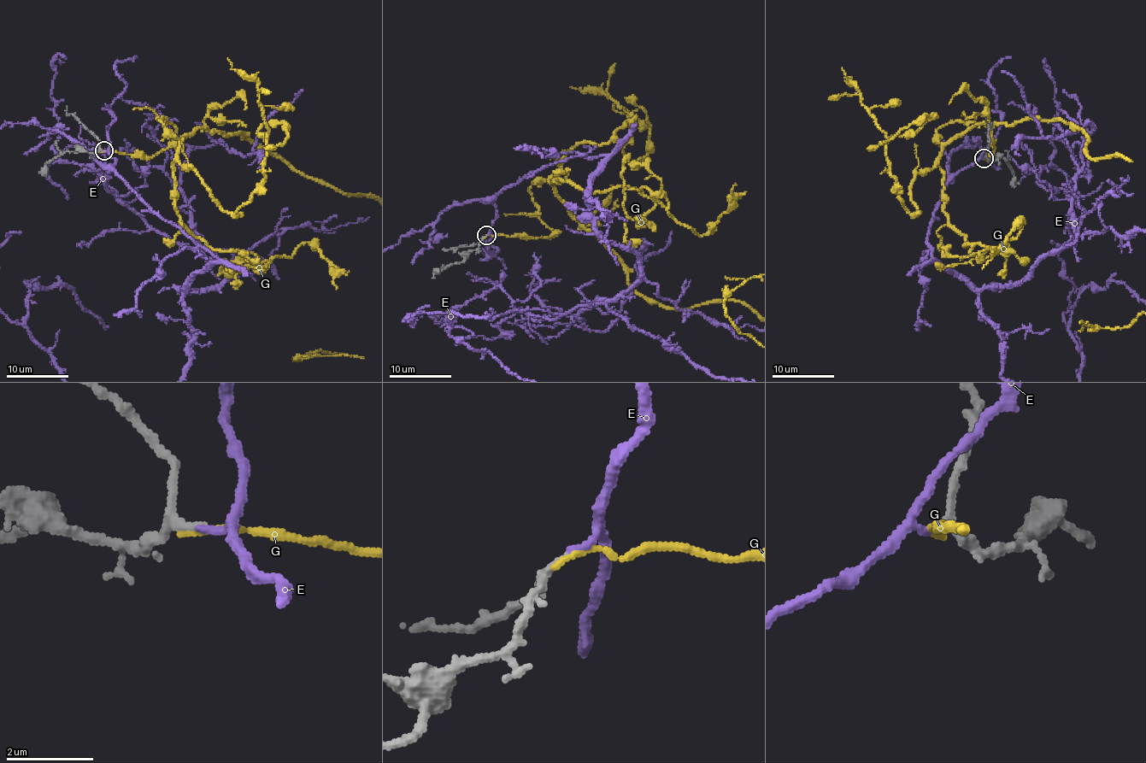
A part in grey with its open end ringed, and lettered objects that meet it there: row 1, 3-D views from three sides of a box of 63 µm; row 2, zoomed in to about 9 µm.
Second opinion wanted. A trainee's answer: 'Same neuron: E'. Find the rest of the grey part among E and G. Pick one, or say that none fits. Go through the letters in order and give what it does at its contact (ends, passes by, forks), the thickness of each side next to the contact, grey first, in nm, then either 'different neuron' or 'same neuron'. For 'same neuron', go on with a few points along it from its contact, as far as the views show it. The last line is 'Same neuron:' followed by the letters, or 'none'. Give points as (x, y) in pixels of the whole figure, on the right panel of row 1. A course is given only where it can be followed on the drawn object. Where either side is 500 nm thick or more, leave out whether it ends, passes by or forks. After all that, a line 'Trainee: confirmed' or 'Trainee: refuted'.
E: it passes by; calibres 160 and 110 nm; same neuron
G: it ends; calibres 190 and 130 nm; different neuron
Same neuron: E
Trainee: confirmed

